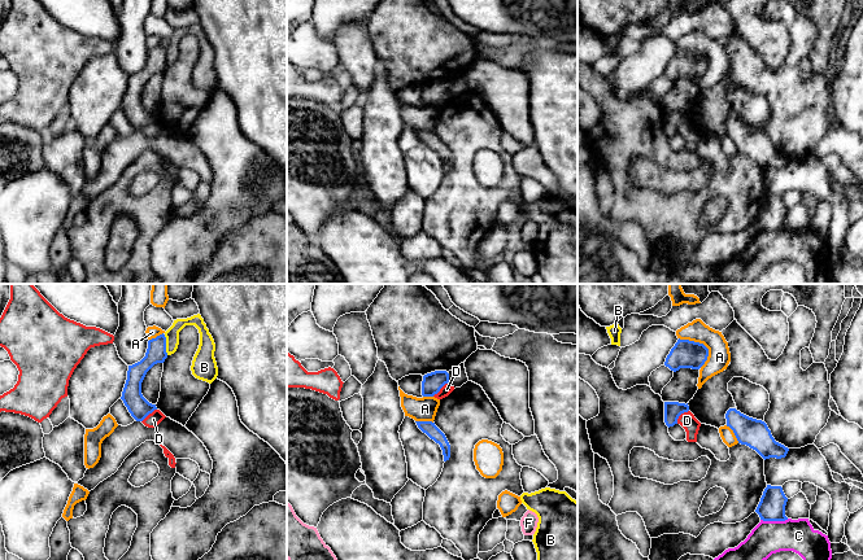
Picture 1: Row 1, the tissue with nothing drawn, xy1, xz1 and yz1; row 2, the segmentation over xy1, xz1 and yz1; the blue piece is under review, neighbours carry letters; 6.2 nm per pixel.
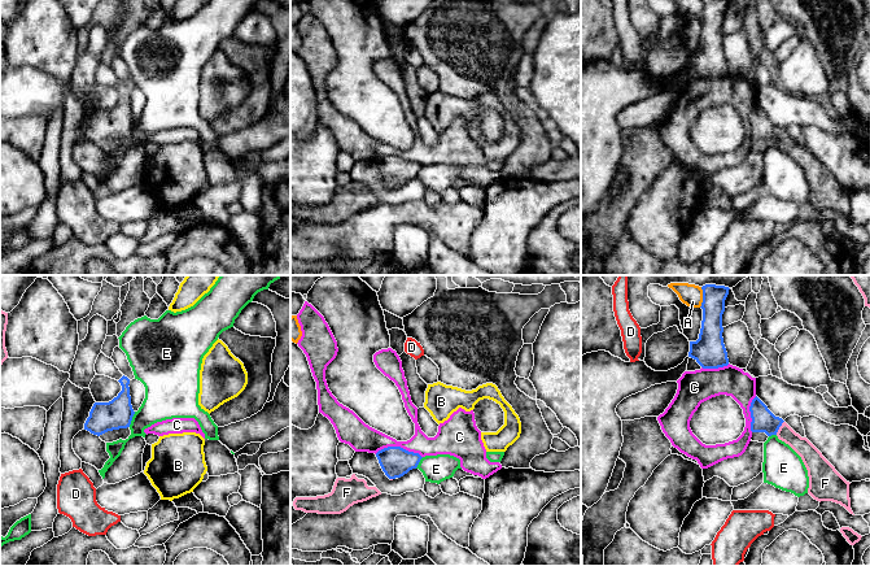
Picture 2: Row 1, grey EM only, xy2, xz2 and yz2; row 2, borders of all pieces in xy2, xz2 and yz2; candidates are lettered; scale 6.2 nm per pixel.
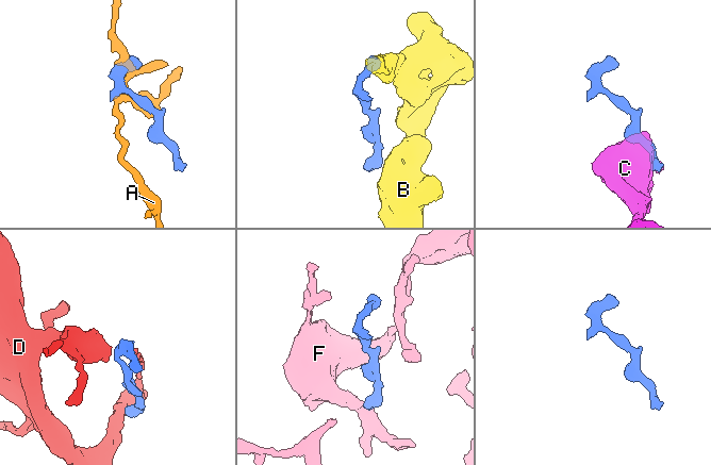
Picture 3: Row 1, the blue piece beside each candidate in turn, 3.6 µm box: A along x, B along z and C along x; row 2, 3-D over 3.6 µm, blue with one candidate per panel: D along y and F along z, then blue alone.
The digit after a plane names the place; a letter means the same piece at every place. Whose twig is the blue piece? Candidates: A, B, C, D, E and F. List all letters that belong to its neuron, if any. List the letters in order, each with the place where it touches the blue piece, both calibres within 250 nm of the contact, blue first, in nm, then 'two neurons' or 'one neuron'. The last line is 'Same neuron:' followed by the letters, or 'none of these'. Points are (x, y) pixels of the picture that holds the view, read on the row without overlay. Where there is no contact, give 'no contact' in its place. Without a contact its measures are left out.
A: meets blue in yz1 at (702, 53); 180 nm thick on the blue side, 140 nm on the other; two neurons
B: meets blue in xy1 at (165, 55); 130 nm thick on the blue side, 120 nm on the other; two neurons
C: meets blue in xz2 at (398, 156); 190 nm thick on the blue side, 170 nm on the other; two neurons
D: meets blue in xz1 at (440, 97); 120 nm thick on the blue side, 70 nm on the other; two neurons
E: meets blue in xy2 at (131, 129); 180 nm thick on the blue side, 260 nm on the other; two neurons
F: meets blue in yz2 at (779, 135); 140 nm thick on the blue side, 110 nm on the other; two neurons
Same neuron: none of these

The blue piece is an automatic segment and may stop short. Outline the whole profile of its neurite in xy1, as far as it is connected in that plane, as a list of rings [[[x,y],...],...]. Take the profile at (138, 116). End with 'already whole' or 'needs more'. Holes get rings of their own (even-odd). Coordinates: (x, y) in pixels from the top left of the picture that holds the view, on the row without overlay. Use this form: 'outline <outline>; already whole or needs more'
outline [[[160,44],[148,51],[145,66],[128,75],[127,89],[121,109],[136,131],[143,131],[149,123],[157,119],[156,114],[149,113],[141,104],[141,92],[147,82],[157,73],[164,73],[167,67],[166,47]]]; already whole

